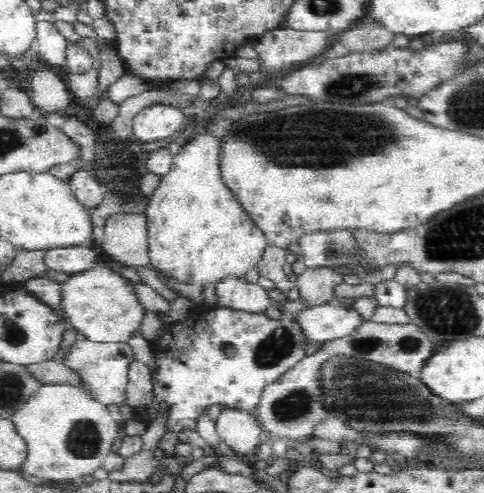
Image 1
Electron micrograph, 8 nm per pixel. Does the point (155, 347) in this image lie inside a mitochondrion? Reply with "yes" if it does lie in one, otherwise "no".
no

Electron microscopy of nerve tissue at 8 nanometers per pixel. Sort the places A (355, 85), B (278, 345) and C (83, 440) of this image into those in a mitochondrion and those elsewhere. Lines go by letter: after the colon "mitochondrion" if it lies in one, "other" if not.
A: mitochondrion
B: mitochondrion
C: mitochondrion

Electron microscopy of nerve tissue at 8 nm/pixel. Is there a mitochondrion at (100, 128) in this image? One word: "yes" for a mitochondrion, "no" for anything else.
no

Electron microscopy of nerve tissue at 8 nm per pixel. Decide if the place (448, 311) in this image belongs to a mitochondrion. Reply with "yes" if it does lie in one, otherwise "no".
yes

